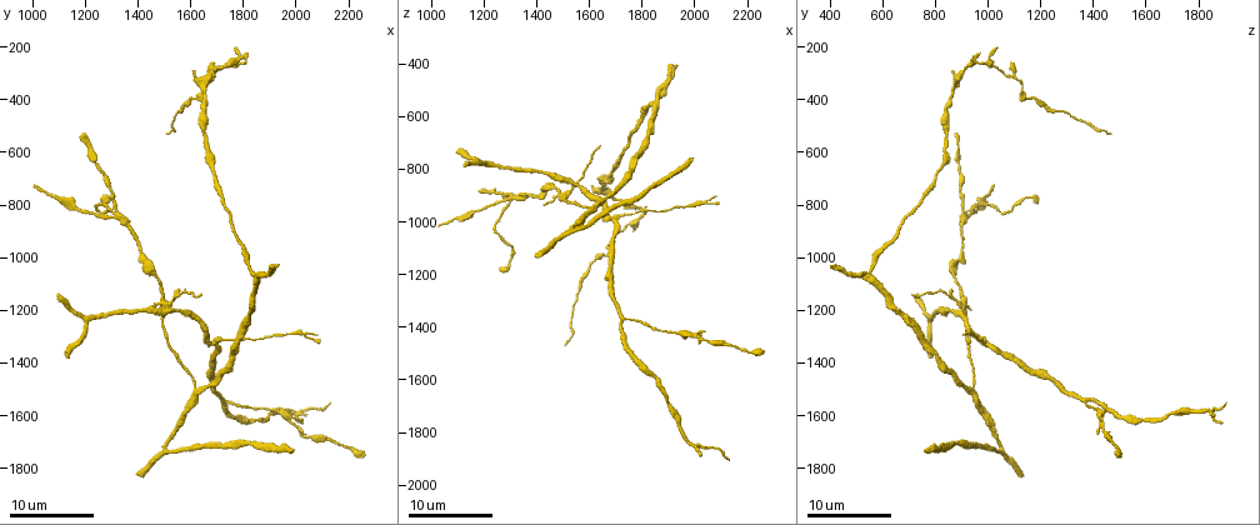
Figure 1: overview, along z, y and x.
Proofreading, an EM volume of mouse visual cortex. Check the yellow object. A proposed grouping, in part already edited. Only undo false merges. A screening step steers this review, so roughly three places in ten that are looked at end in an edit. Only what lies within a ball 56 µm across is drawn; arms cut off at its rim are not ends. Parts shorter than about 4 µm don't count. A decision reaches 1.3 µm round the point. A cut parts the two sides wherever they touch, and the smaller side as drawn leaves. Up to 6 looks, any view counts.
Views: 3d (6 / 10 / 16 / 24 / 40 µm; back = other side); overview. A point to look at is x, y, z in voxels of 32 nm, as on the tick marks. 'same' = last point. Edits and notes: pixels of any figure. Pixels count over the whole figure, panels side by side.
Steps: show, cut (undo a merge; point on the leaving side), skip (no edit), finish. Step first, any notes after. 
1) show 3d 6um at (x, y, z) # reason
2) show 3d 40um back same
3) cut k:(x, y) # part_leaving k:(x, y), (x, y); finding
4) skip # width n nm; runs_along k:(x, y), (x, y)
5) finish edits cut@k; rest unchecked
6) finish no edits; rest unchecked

show 3d 16um at (1690, 1330, 1010) # four or more arms meet

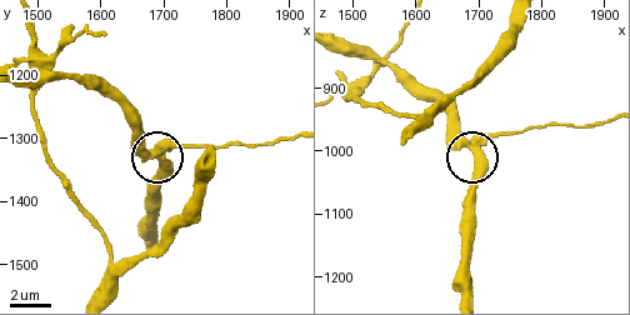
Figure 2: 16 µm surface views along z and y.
show 3d 10um at (1695, 1330, 1000)

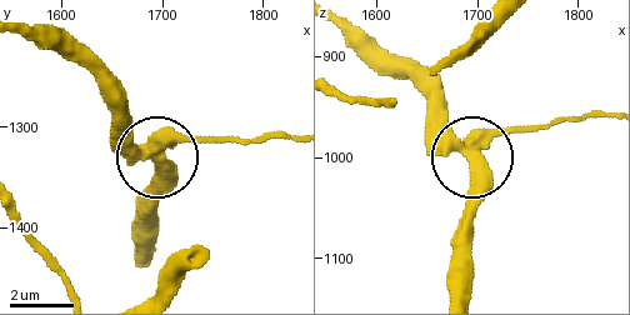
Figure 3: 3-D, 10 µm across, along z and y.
show 3d 10um back at (1700, 1330, 1000) # other side

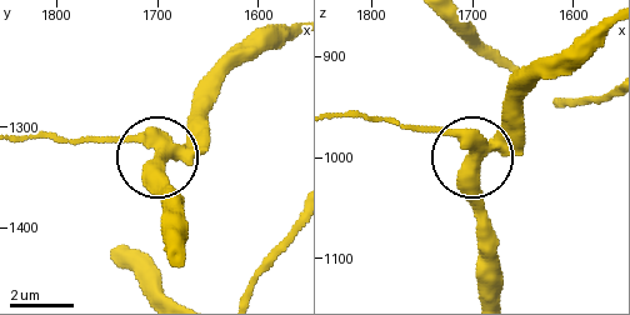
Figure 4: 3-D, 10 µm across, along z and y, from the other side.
cut 4:(123, 136) # side_arm 14 um; part_leaving 4:(166, 151), (24, 135); a second neuron is stuck on

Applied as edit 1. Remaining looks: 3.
show overview # see it whole again

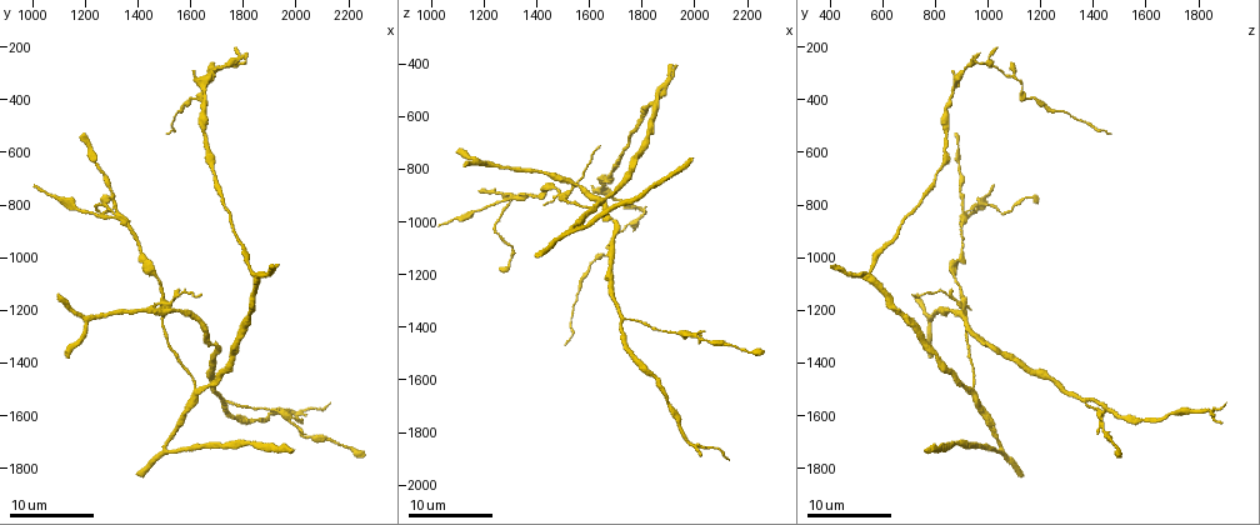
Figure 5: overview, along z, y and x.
show 3d 16um at (1310, 820, 920) # looks like a crossing

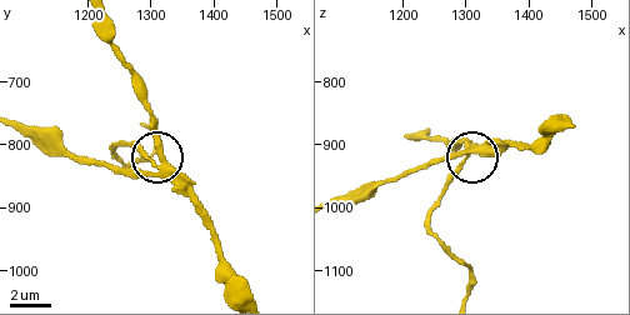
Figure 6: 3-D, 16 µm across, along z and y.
show 3d 10um same

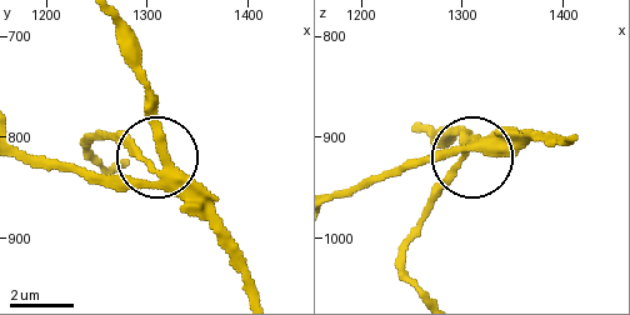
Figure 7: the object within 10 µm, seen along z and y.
cut 7:(133, 146) # side_arm 11 um; arms 4; a second neuron is stuck on

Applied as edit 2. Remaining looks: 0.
finish edits cut@4, cut@7; rest unchecked

